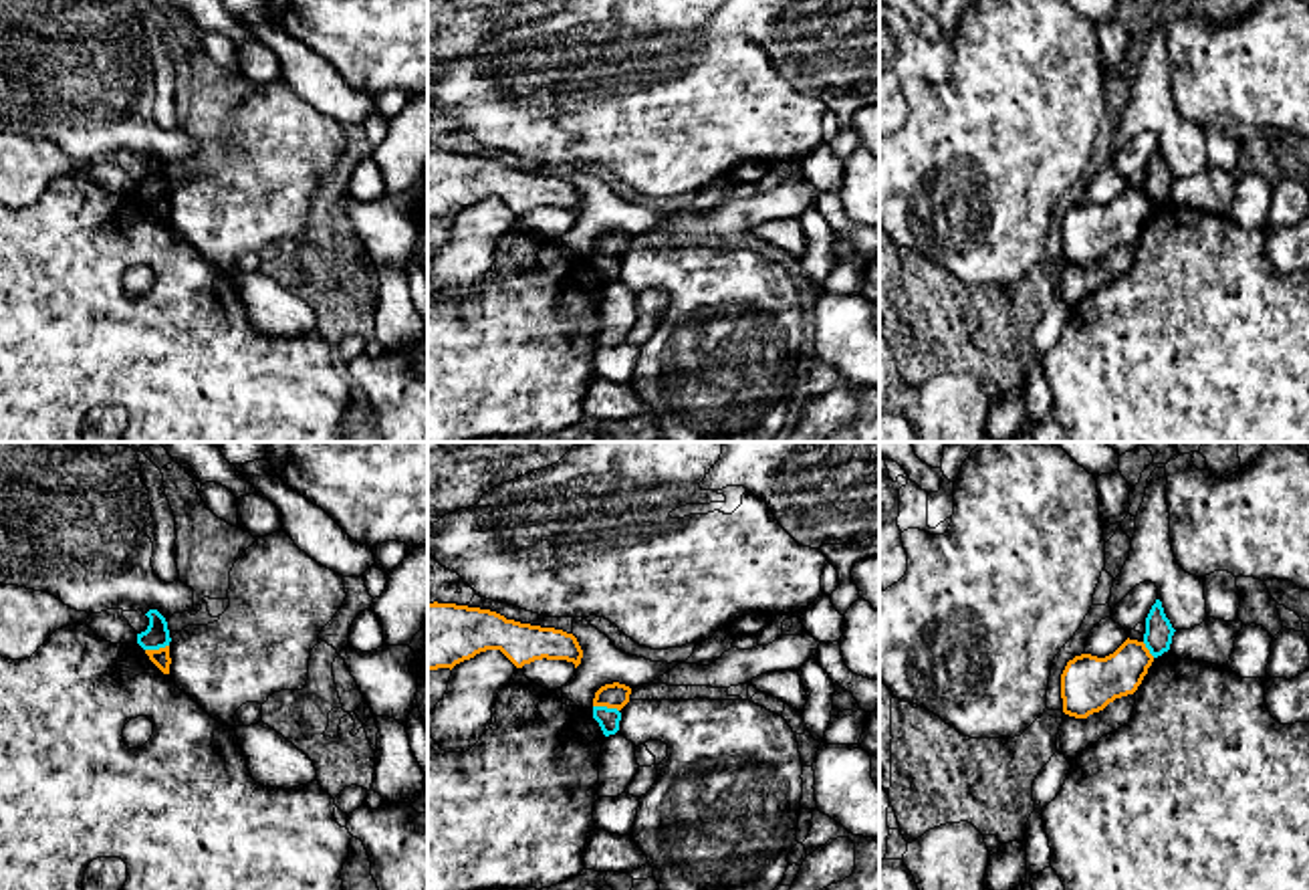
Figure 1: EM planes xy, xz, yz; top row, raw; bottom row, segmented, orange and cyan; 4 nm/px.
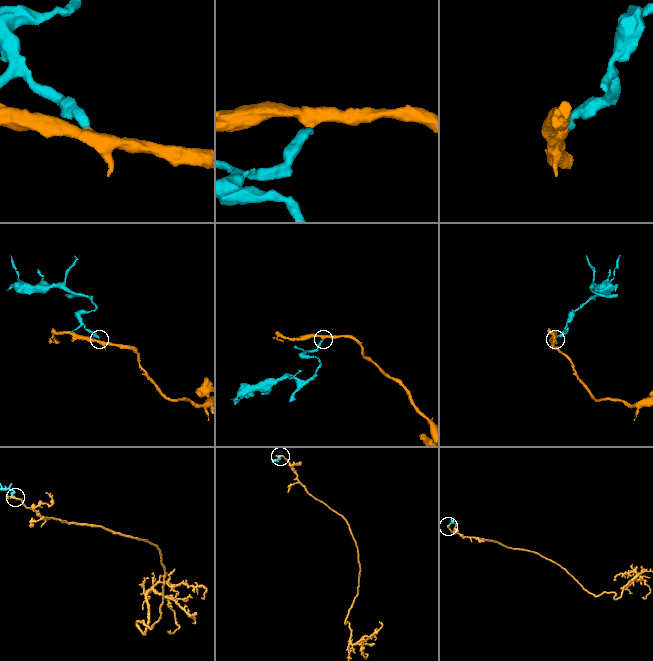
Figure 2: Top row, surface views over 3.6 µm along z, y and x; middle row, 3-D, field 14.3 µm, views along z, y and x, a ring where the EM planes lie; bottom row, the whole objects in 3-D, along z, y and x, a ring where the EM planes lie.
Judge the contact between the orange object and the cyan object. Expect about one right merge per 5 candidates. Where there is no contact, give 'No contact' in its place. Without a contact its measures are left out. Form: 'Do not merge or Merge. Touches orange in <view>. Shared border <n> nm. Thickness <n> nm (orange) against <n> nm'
Do not merge. Touches orange in xz. Shared border 110 nm. Thickness 100 nm (orange) against 90 nm

